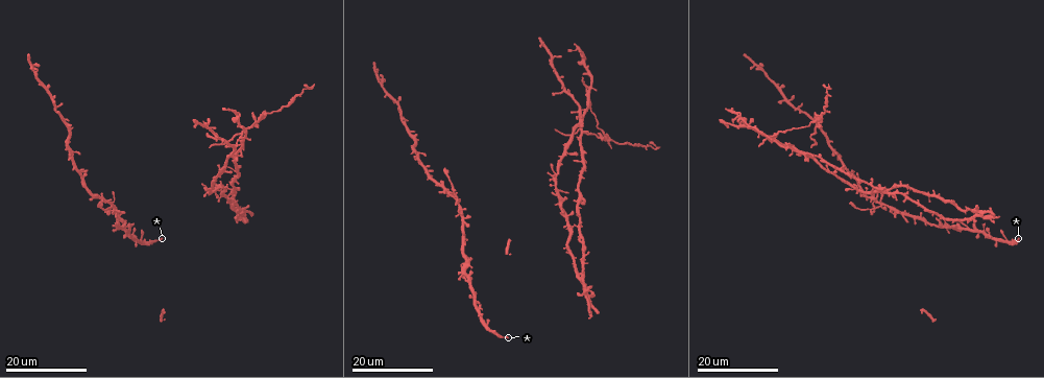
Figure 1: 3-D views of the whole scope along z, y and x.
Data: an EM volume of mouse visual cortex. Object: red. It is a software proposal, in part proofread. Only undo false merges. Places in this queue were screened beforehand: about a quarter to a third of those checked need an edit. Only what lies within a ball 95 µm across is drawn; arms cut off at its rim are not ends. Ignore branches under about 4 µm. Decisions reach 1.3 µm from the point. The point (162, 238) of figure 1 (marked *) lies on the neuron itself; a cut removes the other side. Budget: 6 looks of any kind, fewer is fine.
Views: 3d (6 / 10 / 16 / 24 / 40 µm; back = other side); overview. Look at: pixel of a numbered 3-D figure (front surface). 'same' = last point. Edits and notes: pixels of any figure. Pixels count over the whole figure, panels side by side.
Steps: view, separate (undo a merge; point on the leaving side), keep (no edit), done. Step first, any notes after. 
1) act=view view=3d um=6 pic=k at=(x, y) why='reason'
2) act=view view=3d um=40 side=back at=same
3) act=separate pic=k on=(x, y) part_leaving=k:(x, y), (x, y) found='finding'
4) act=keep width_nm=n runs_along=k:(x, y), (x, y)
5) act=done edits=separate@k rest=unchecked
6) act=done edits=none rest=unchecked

act=view view=3d um=16 pic=1 at=(241, 135)

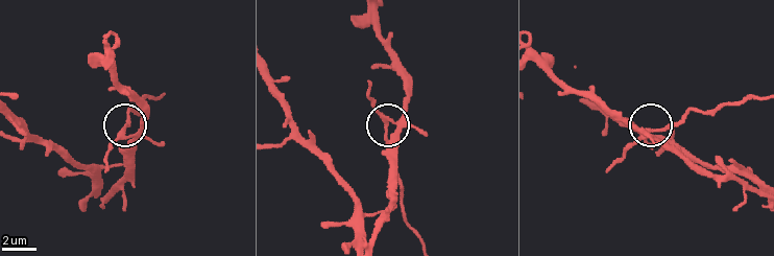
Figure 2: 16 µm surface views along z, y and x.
act=view view=3d um=6 pic=2 at=(133, 134)

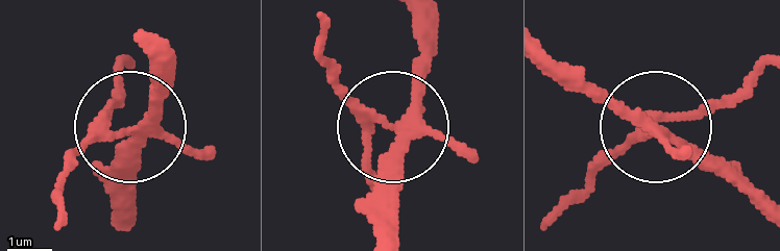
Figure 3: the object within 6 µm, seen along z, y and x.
act=separate pic=3 on=(105, 106) arms=5 part_leaving=3:(102, 132), (118, 76) found='two neurons meet here'

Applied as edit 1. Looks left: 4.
act=view view=overview why='redraw'

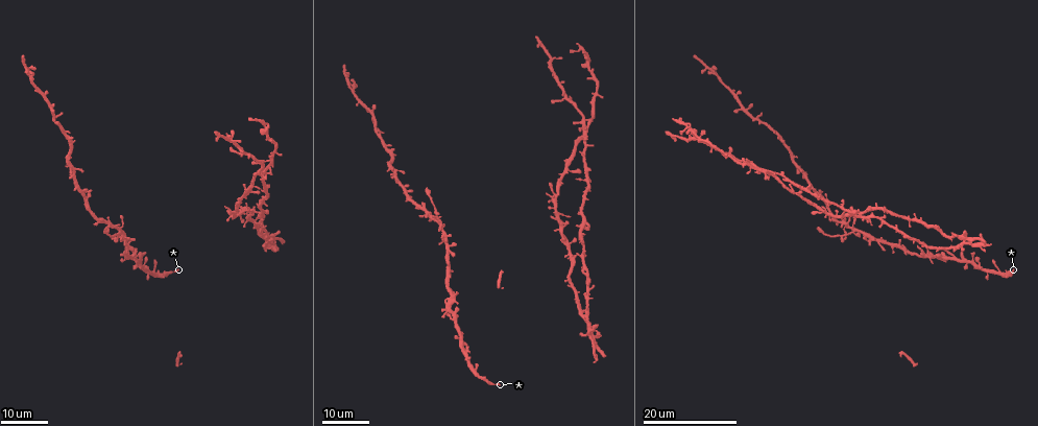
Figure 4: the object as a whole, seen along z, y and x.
act=view view=3d um=24 pic=4 at=(582, 121) why='three-way junction'

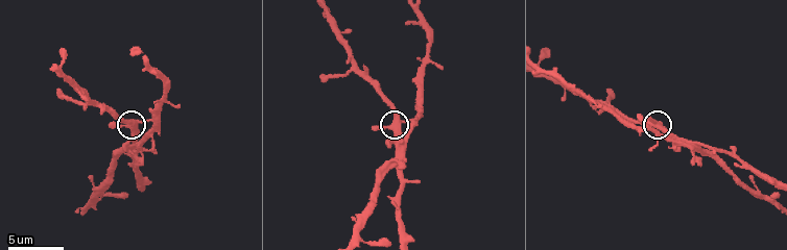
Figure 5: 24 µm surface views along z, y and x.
act=view view=3d um=10 pic=5 at=(655, 123)

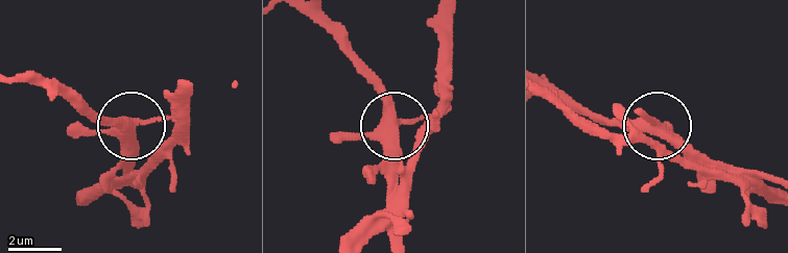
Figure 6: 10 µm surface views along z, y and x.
act=keep side_arm_um=24 runs_along=6:(767, 179), (726, 173), (693, 157), (652, 119), (635, 112) found='all the same neuron'

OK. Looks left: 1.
act=done edits=separate@3 rest=unchecked

